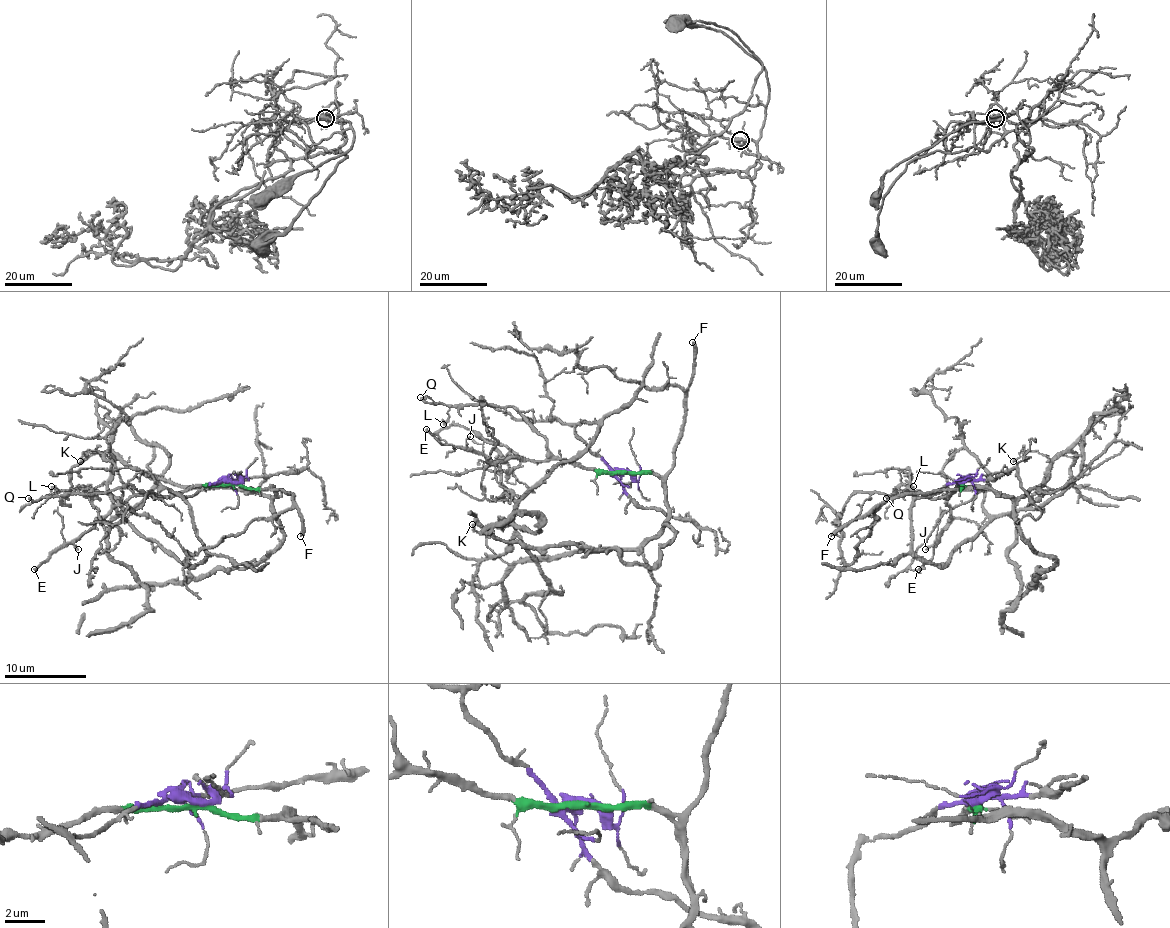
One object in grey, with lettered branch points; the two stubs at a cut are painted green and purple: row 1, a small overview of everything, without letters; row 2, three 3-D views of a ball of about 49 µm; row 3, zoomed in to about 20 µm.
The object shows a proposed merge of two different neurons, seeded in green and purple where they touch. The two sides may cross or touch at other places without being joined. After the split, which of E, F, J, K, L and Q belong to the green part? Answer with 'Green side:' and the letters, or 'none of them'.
Green side: E, F, J, K, L, Q

